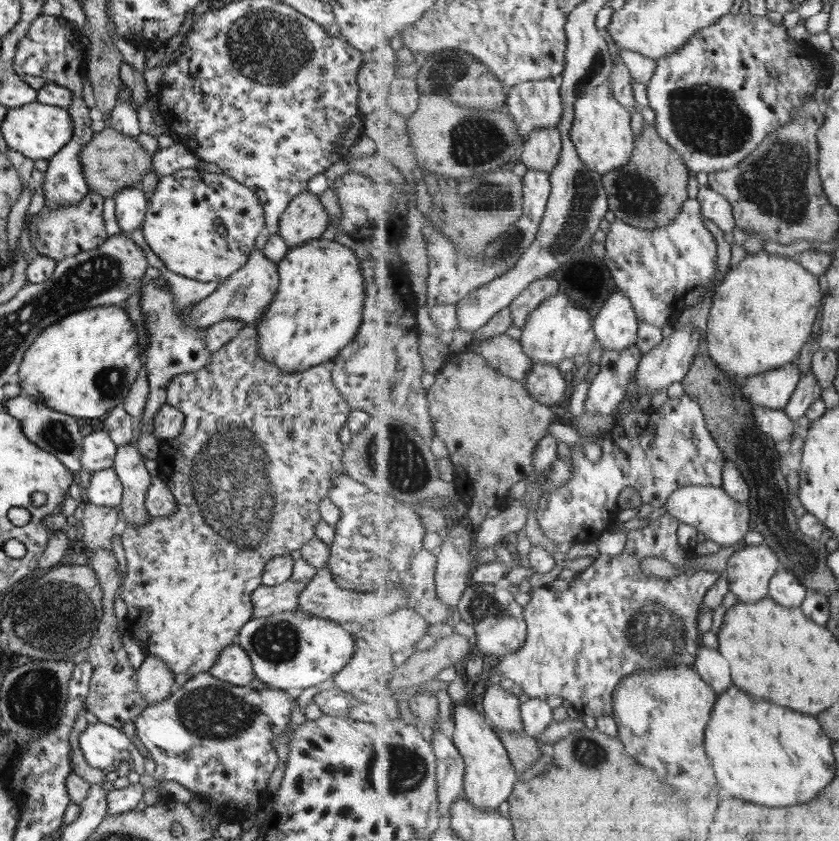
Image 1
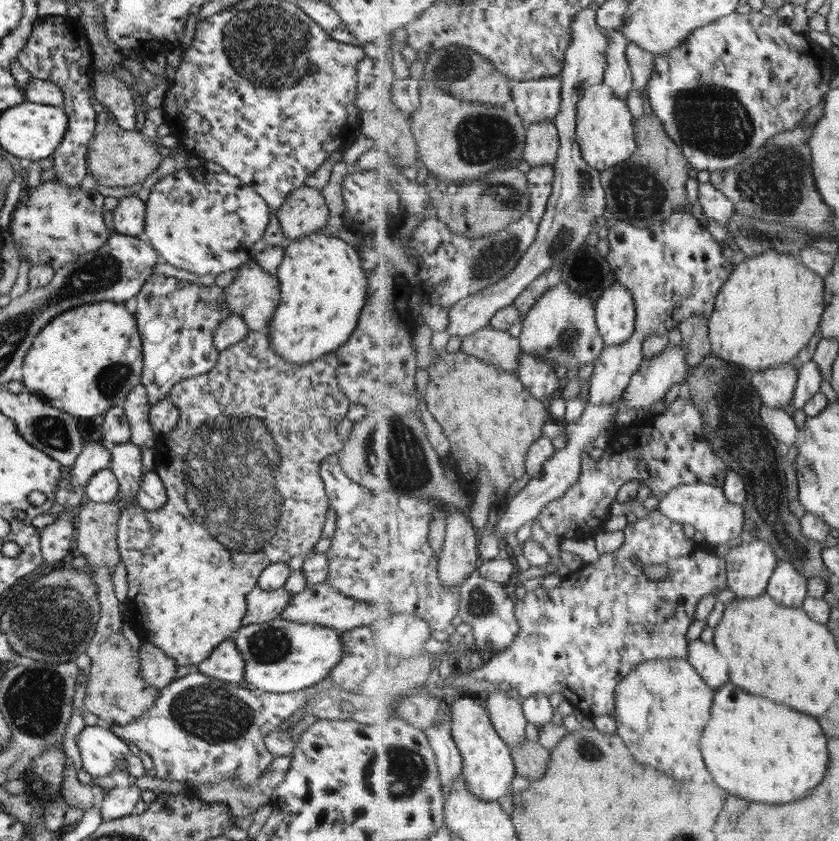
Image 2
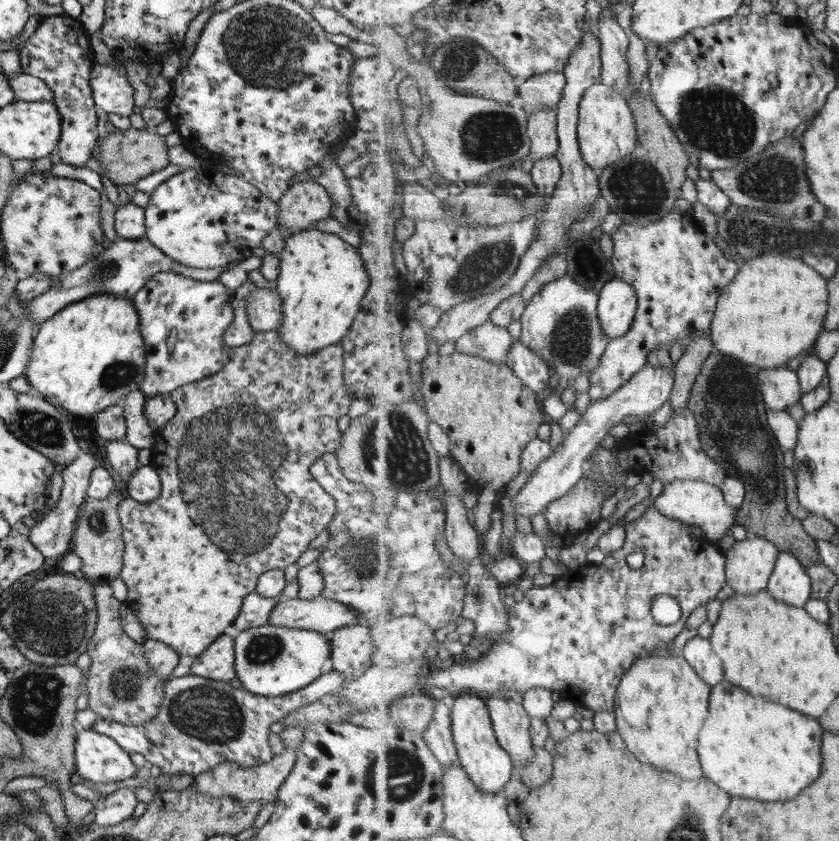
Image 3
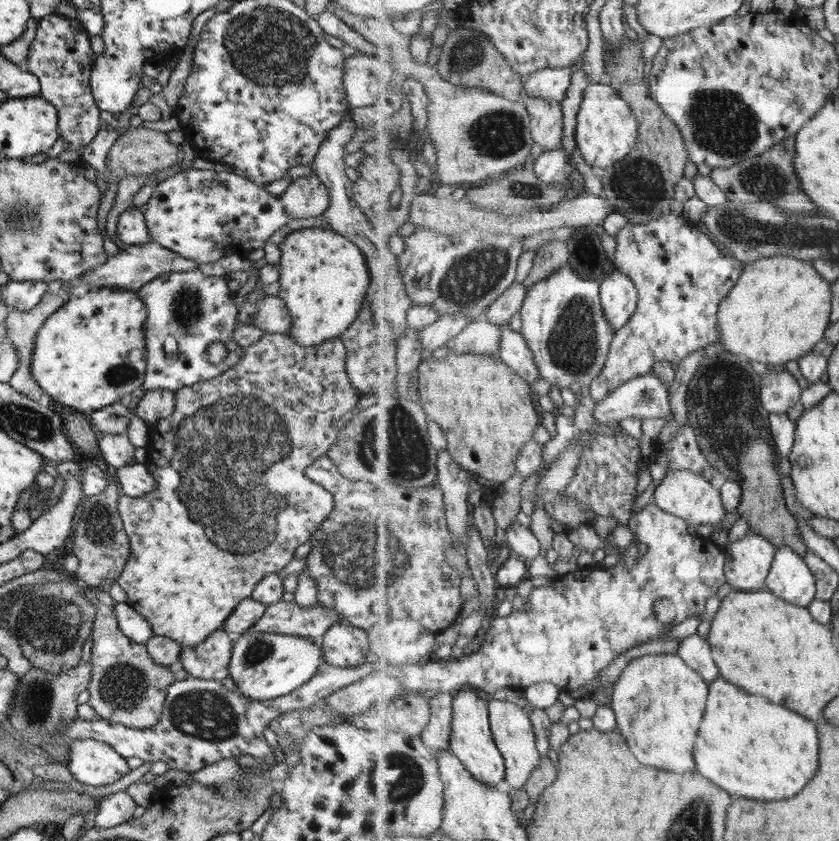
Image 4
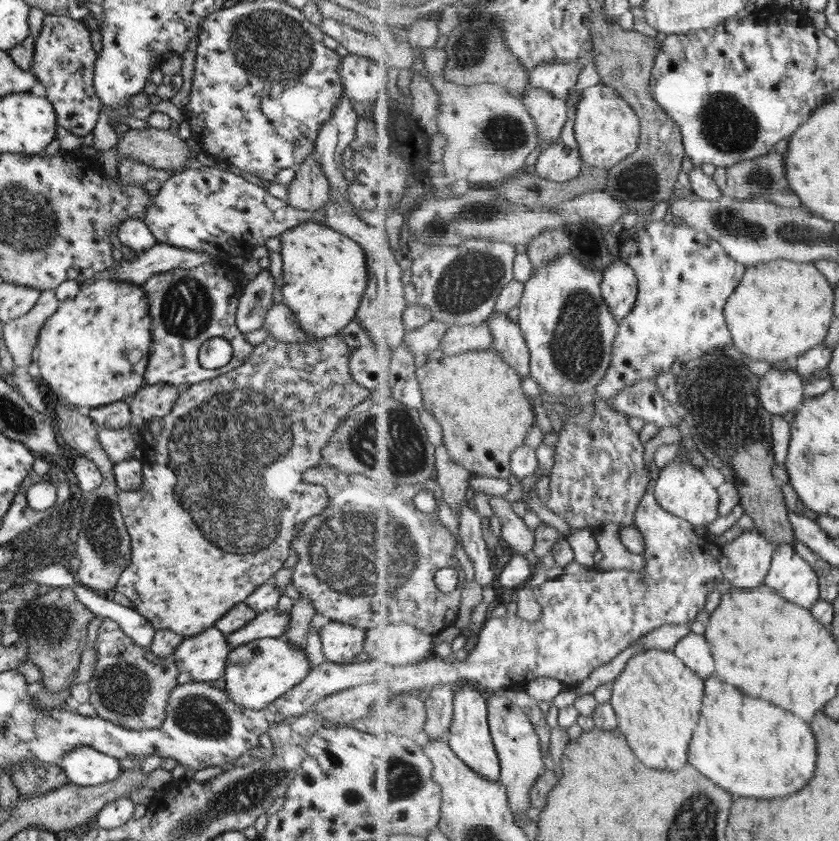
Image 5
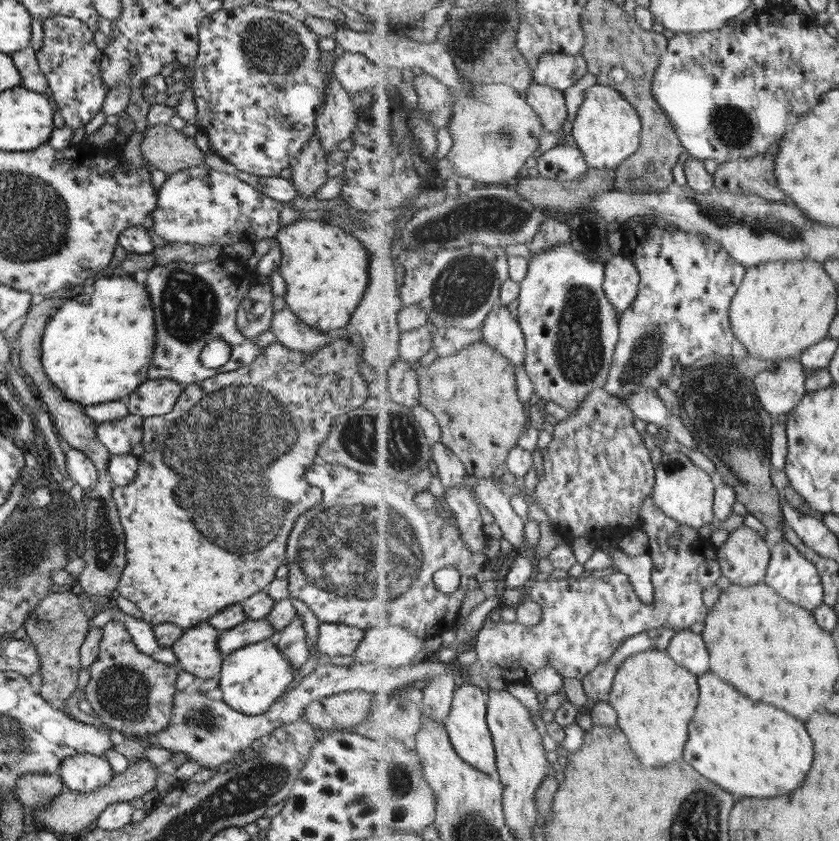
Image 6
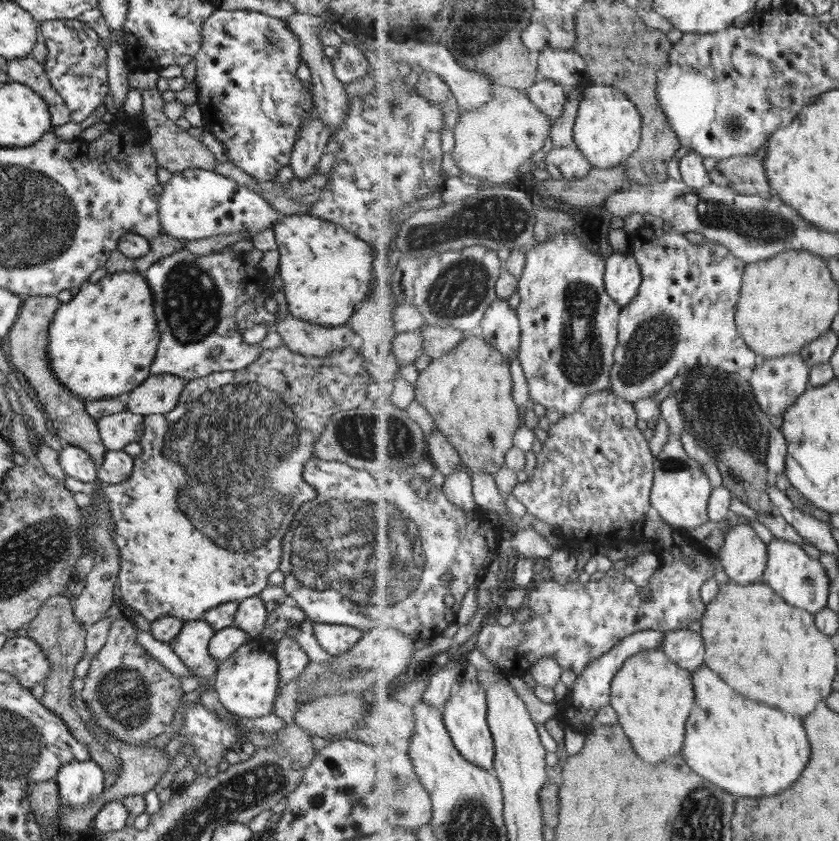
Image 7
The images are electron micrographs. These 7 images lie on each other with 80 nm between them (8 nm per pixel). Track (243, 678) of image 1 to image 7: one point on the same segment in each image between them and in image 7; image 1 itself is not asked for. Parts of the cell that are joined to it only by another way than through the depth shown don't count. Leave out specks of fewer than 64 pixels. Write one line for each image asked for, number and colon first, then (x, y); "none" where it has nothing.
2: (224, 663)
3: (216, 663)
4: (209, 660)
5: (203, 656)
6: (195, 651)
7: (191, 644)

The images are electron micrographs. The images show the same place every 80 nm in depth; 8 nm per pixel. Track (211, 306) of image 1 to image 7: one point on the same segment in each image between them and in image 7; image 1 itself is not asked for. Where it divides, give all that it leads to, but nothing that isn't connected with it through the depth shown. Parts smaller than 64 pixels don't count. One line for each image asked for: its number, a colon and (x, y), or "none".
2: (253, 295)
3: (263, 306)
4: (271, 316)
5: (279, 323)
6: (289, 331)
7: (300, 337)

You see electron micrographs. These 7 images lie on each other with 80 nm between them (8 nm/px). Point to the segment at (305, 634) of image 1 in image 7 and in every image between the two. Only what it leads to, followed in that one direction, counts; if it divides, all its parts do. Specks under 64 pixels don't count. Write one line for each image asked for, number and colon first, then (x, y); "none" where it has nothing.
2: (284, 656)
3: (269, 660)
4: (263, 666)
5: (256, 673)
6: (252, 678)
7: (245, 682)

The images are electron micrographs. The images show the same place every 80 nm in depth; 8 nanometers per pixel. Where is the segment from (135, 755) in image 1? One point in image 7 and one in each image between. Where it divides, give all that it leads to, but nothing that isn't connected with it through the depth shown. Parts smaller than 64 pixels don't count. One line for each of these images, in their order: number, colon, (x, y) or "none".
2: (102, 753)
3: (97, 758)
4: (91, 762)
5: (83, 766)
6: (83, 773)
7: (78, 782)

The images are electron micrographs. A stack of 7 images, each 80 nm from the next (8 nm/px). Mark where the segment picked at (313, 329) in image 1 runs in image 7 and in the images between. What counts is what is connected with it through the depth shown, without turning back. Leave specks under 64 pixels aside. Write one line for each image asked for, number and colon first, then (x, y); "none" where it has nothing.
2: (322, 287)
3: (321, 279)
4: (322, 277)
5: (324, 274)
6: (324, 268)
7: (325, 270)

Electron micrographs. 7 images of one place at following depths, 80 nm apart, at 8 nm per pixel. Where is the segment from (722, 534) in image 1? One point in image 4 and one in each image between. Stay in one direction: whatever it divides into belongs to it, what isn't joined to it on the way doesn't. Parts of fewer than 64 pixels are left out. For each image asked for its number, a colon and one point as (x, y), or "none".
2: (706, 507)
3: (695, 502)
4: (684, 493)

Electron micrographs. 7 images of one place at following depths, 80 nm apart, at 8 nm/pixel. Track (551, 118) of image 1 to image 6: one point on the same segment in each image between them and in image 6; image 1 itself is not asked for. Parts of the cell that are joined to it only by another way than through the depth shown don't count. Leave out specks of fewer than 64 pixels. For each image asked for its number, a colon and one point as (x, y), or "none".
2: (538, 99)
3: (545, 91)
4: (549, 84)
5: (558, 79)
6: (560, 71)

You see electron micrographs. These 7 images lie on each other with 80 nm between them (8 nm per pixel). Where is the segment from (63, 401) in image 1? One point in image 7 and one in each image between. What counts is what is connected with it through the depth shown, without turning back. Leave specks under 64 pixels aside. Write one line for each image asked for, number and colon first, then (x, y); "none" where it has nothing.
2: (83, 361)
3: (88, 356)
4: (90, 353)
5: (92, 351)
6: (96, 347)
7: (102, 341)

